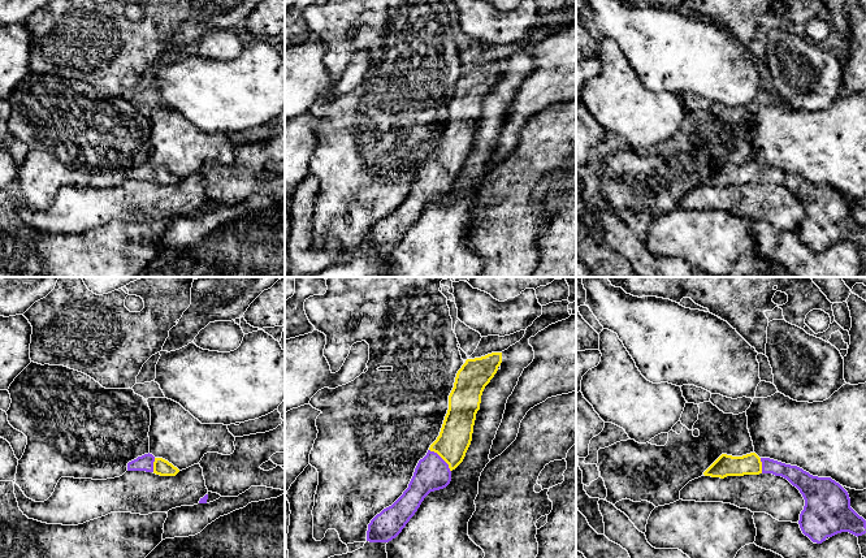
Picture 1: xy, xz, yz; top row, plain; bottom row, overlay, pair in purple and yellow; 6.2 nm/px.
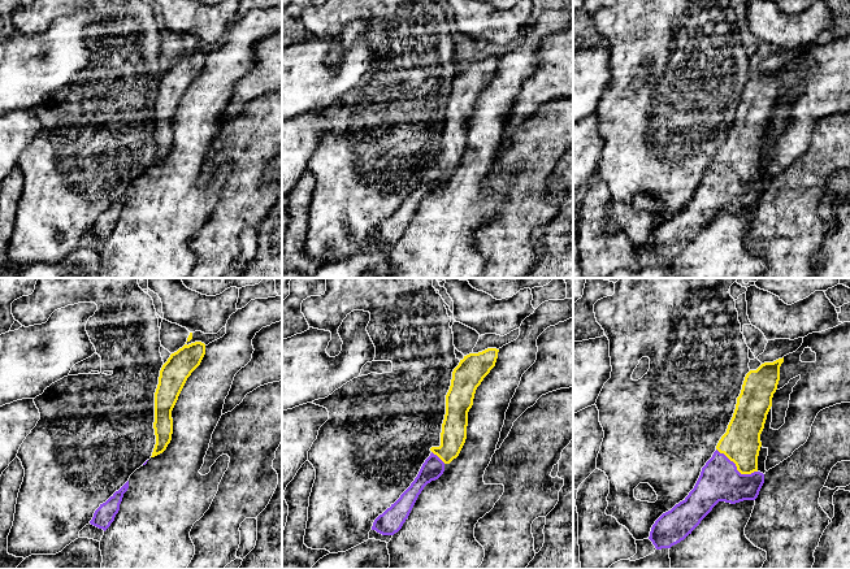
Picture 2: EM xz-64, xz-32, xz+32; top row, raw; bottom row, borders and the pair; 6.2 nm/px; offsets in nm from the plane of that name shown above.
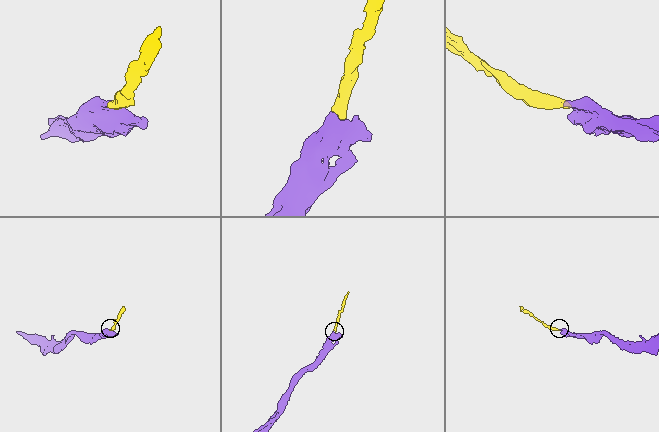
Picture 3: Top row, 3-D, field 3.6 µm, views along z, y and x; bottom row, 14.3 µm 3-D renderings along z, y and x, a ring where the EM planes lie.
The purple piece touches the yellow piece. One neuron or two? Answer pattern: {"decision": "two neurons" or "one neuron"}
{"decision": "one neuron"}

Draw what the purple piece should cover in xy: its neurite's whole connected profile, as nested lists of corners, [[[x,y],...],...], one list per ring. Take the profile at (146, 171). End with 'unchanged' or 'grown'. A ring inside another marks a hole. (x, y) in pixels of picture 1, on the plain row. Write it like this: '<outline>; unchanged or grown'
[[[144,163],[127,172],[127,179],[146,179],[160,185],[176,185],[179,178],[163,166]]]; grown

